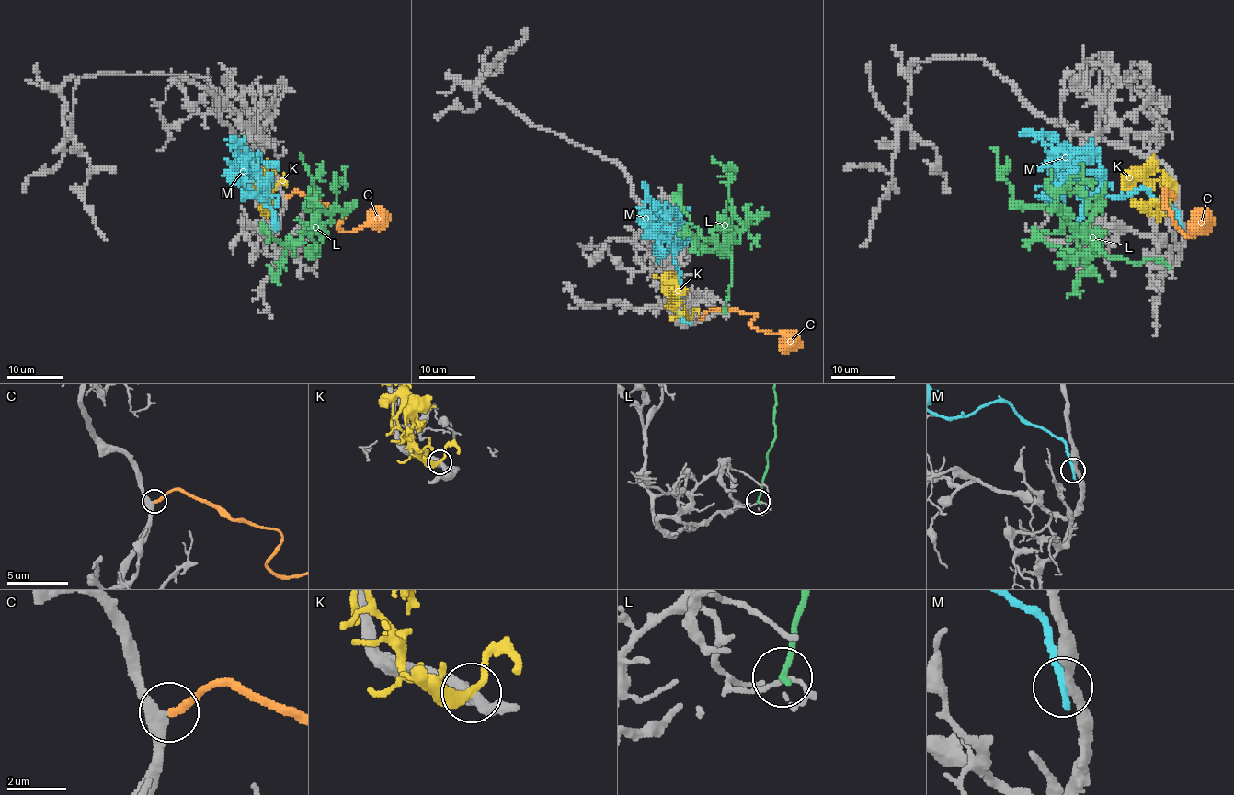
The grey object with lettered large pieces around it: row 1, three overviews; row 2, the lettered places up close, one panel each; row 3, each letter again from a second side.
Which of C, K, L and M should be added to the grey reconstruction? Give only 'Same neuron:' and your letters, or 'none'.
Same neuron: C

